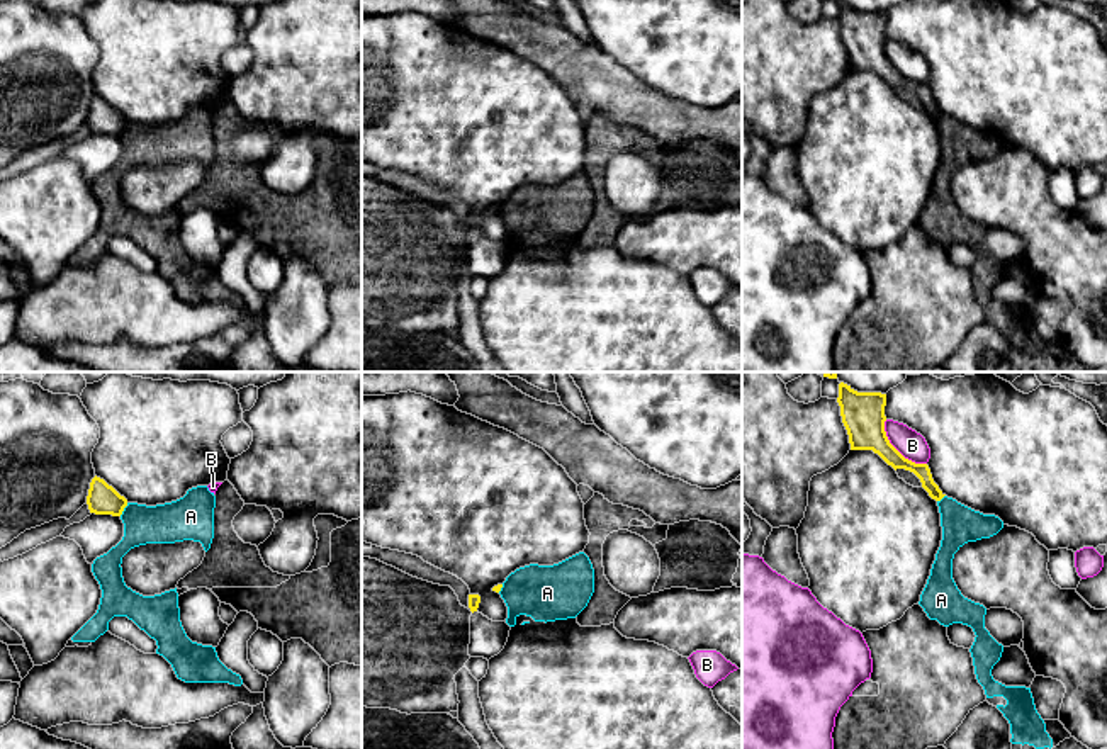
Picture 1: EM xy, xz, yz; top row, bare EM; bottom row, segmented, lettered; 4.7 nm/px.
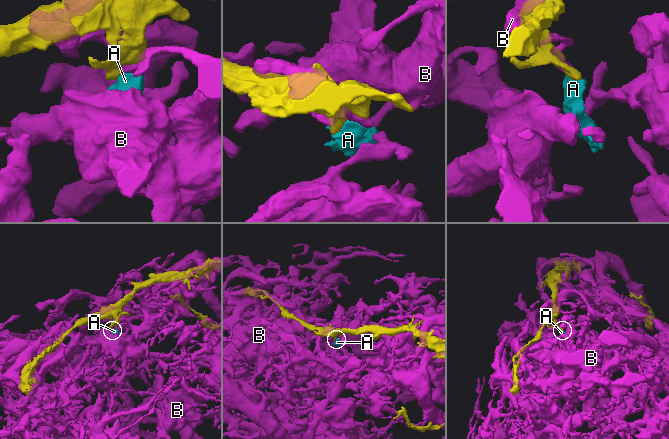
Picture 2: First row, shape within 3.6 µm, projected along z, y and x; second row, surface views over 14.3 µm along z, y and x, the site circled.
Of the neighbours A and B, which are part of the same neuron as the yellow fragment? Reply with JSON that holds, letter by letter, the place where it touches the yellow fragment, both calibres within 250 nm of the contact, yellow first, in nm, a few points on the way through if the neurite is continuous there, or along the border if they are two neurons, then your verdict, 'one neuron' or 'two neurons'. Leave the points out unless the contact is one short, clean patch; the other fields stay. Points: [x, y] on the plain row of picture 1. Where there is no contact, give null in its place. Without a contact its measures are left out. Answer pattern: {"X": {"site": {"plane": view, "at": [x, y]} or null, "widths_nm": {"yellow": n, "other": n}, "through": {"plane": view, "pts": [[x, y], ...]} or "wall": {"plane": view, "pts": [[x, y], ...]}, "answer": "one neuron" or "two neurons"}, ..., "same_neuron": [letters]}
{"A": {"site": {"plane": "xy", "at": [123, 129]}, "widths_nm": {"yellow": 140, "other": 190}, "wall": {"plane": "xy", "pts": [[128, 123], [119, 135]]}, "answer": "two neurons"}, "B": {"site": {"plane": "yz", "at": [895, 68]}, "widths_nm": {"yellow": 200, "other": 140}, "answer": "two neurons"}, "same_neuron": []}

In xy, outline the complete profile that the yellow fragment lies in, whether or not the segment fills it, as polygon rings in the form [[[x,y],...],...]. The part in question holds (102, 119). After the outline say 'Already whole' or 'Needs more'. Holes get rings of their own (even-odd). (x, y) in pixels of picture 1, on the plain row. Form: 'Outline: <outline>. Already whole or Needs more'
Outline: [[[95,95],[90,102],[87,124],[90,132],[121,136],[127,126],[127,119]]]. Already whole

